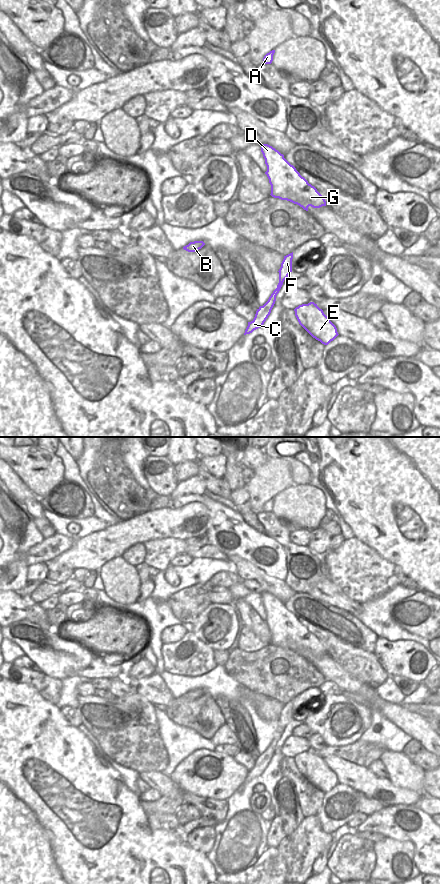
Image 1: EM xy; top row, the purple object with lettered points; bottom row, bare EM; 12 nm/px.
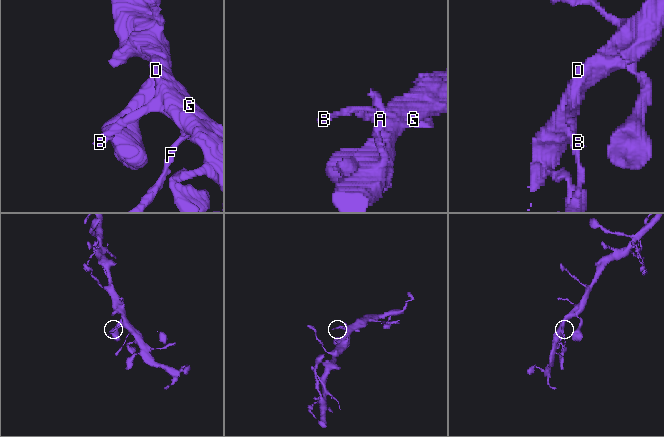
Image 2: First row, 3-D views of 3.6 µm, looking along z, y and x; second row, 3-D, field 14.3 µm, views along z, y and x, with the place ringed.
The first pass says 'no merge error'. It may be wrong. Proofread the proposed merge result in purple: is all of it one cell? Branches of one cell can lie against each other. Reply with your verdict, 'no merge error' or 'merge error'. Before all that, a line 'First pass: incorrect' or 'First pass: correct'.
First pass: correct
no merge error

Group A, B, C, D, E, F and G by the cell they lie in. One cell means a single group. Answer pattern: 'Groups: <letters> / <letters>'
Groups: A B C D E F G

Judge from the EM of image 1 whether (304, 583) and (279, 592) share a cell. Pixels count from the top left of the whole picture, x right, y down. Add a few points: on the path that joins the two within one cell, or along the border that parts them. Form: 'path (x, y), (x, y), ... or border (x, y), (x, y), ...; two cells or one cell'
border (284, 581), (296, 592); two cells

